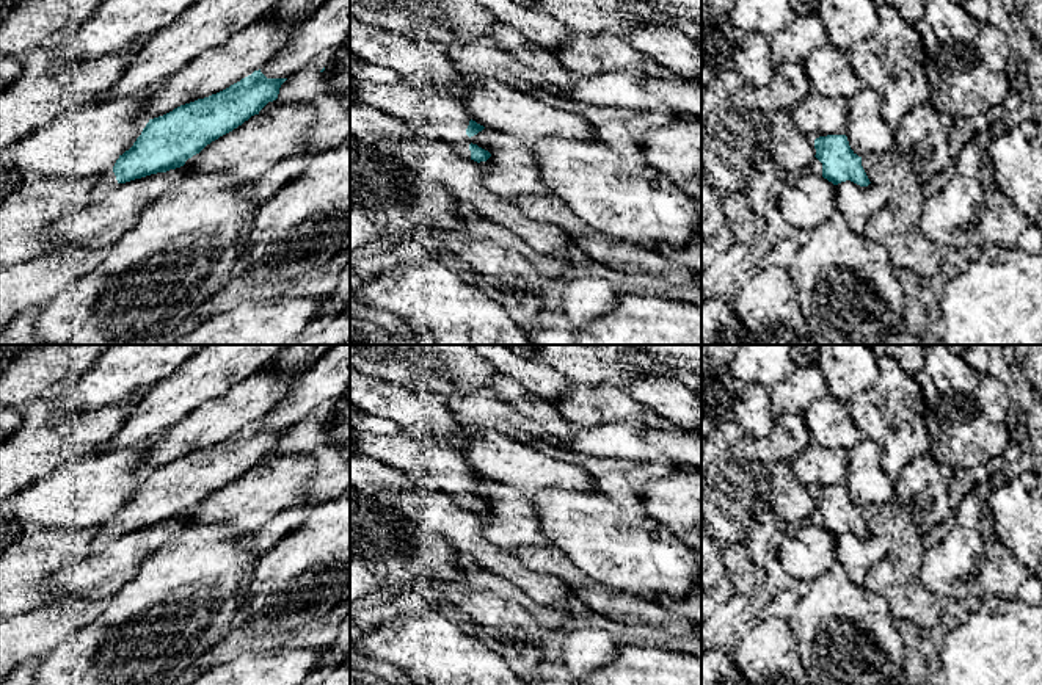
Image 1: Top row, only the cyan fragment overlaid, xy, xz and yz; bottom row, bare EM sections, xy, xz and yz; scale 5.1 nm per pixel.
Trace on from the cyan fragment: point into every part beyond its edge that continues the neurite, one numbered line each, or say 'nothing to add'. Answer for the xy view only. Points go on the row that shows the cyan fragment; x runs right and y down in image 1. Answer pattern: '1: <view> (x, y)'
1: xy (107, 177)

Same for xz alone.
1: xz (440, 115)

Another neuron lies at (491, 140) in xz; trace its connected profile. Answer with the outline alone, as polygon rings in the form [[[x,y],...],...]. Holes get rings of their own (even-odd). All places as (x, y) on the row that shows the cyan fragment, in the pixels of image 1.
[[[485,127],[458,149],[466,158],[471,158],[471,143],[491,154],[486,161],[479,163],[483,169],[483,183],[490,191],[512,202],[521,196],[551,196],[527,144],[510,133]]]

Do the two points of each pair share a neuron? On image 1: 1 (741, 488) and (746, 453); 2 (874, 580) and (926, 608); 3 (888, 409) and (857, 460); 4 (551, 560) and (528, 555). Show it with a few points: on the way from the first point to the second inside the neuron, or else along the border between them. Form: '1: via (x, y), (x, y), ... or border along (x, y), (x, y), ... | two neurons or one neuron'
1: border along (744, 434), (732, 453), (746, 463) | two neurons
2: via (887, 587), (914, 602) | one neuron
3: border along (863, 436), (879, 447), (879, 464), (885, 472) | two neurons
4: via (545, 560), (534, 558) | one neuron

